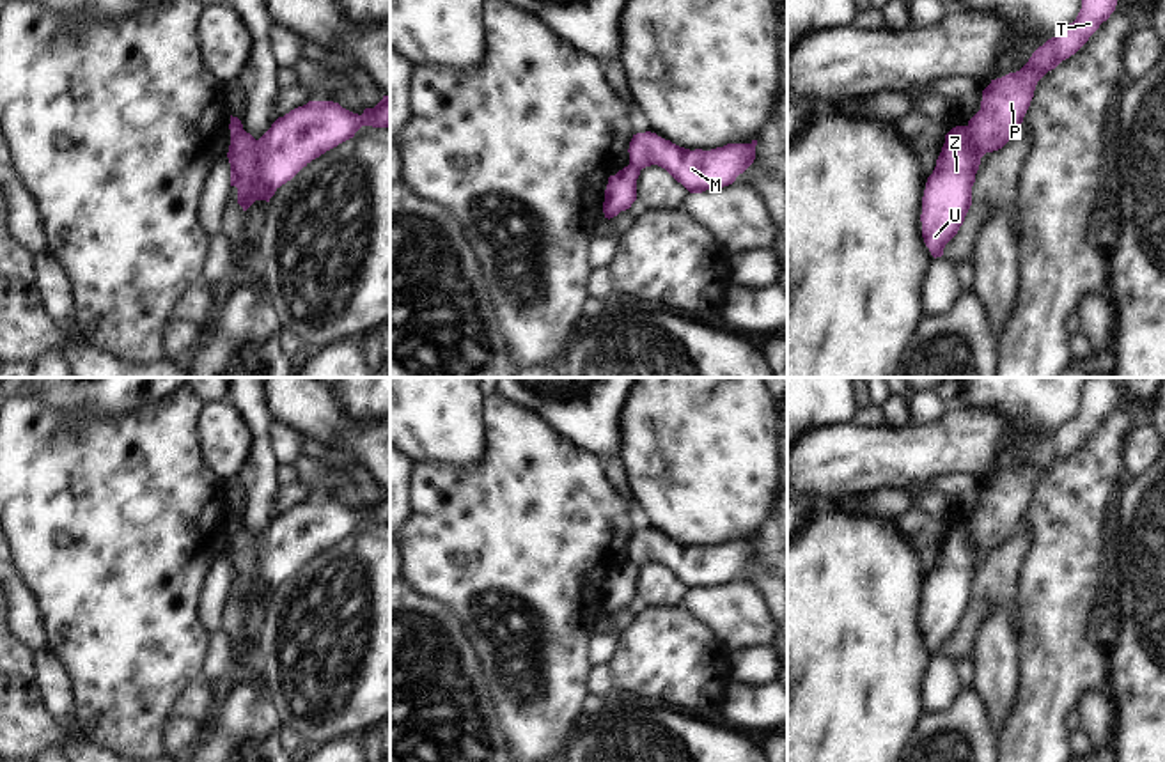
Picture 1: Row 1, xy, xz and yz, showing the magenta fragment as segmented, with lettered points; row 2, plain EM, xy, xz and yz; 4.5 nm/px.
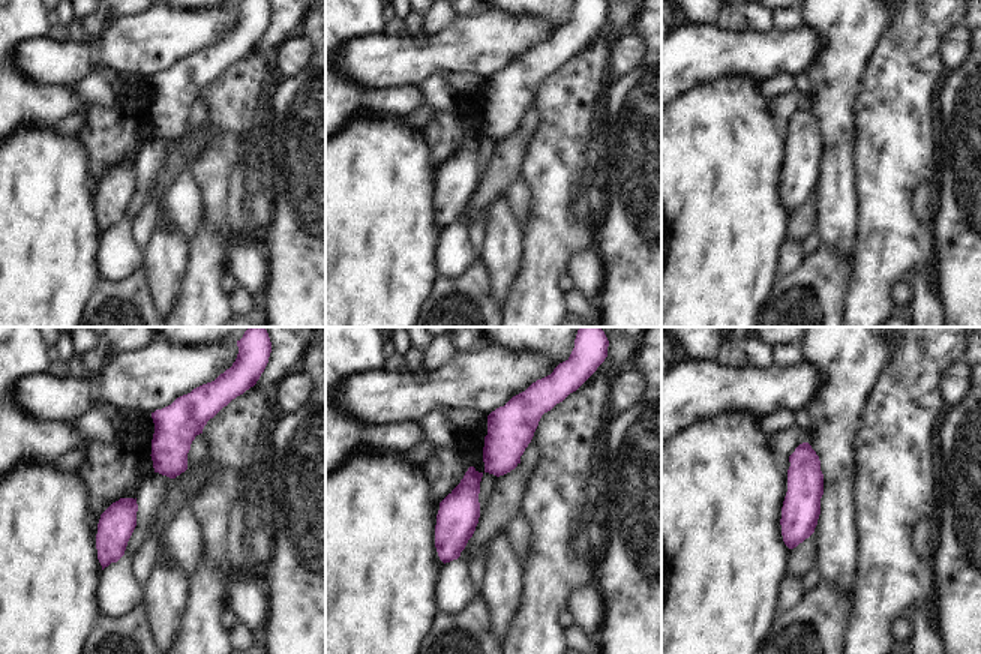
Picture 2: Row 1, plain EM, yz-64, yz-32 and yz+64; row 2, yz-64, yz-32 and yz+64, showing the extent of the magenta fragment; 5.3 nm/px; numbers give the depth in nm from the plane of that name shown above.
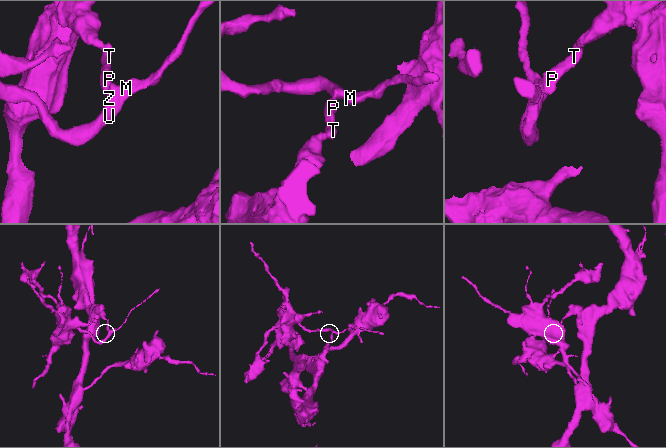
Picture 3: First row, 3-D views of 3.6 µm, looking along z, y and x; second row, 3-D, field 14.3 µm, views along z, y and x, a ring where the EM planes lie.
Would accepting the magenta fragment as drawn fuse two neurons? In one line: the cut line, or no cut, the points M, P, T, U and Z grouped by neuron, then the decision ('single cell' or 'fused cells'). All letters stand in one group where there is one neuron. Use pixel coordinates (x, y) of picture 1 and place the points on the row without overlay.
yz (967, 523), (981, 553) | M U Z / P T | fused cells

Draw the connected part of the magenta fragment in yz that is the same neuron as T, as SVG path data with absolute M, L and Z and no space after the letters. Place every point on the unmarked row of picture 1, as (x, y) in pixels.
M1087 377L1076 416L1039 443L1020 468L991 477L982 487L981 507L968 517L981 553L1011 537L1021 525L1037 478L1089 438L1115 408L1117 397L1108 377Z

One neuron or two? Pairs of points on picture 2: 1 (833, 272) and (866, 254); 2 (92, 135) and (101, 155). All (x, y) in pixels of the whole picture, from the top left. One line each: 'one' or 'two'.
1: two
2: one

